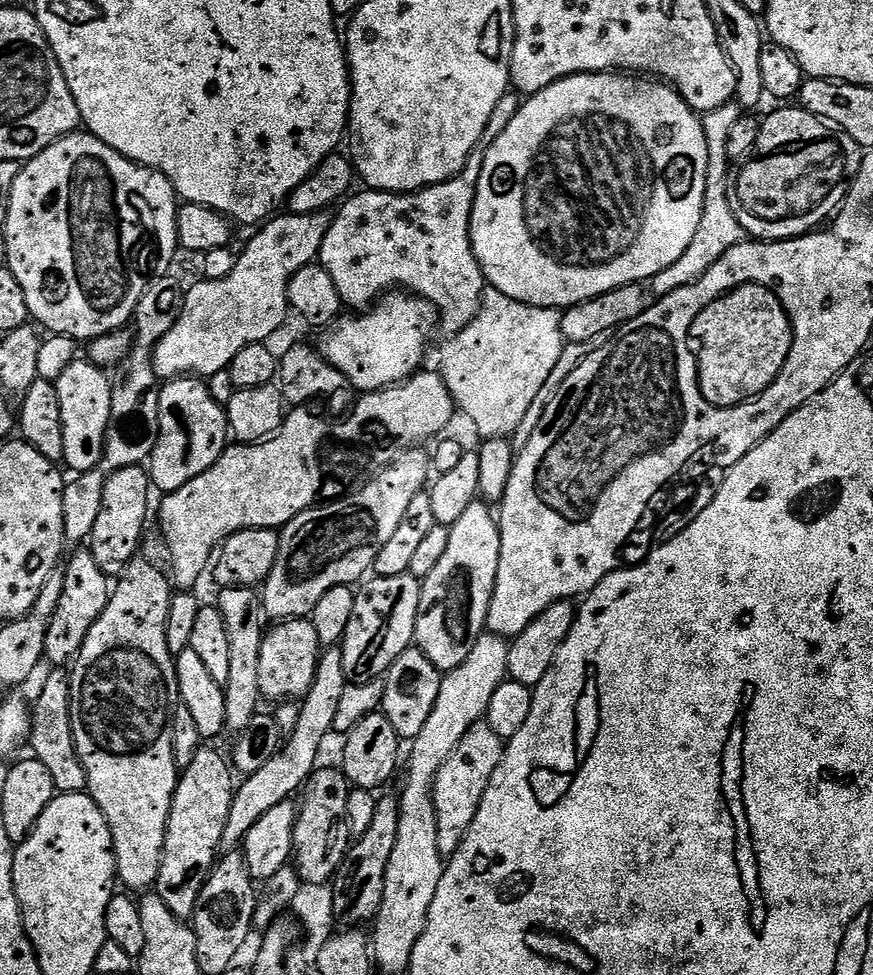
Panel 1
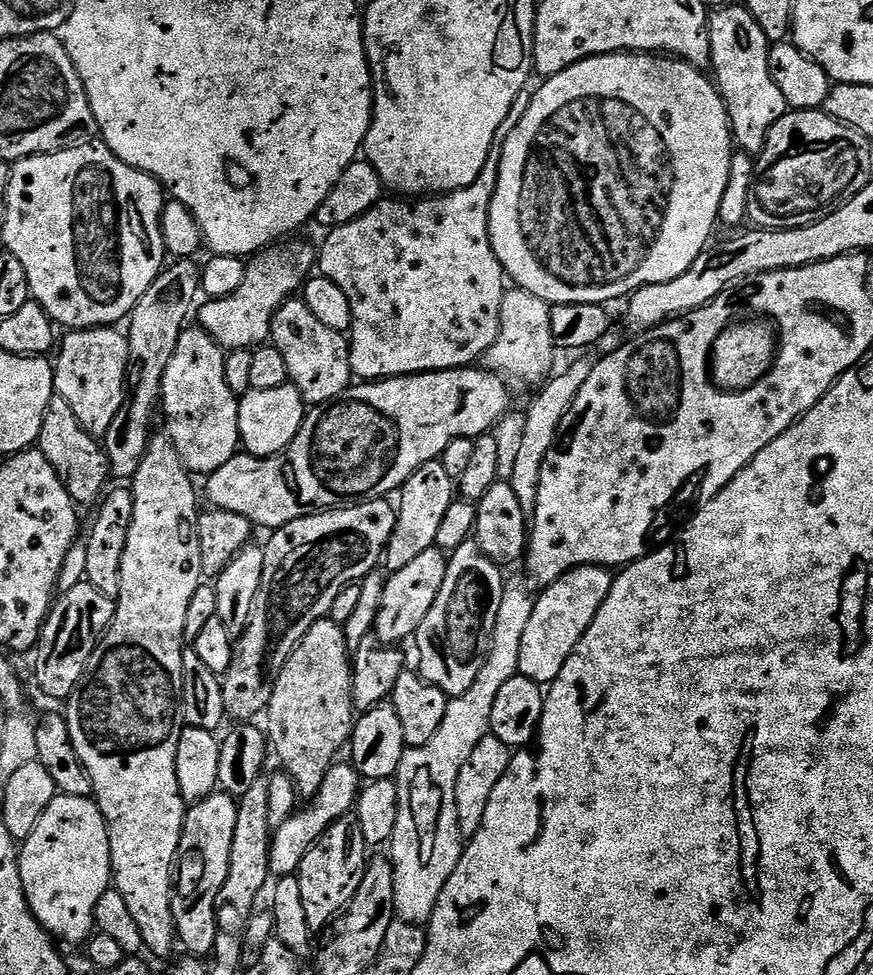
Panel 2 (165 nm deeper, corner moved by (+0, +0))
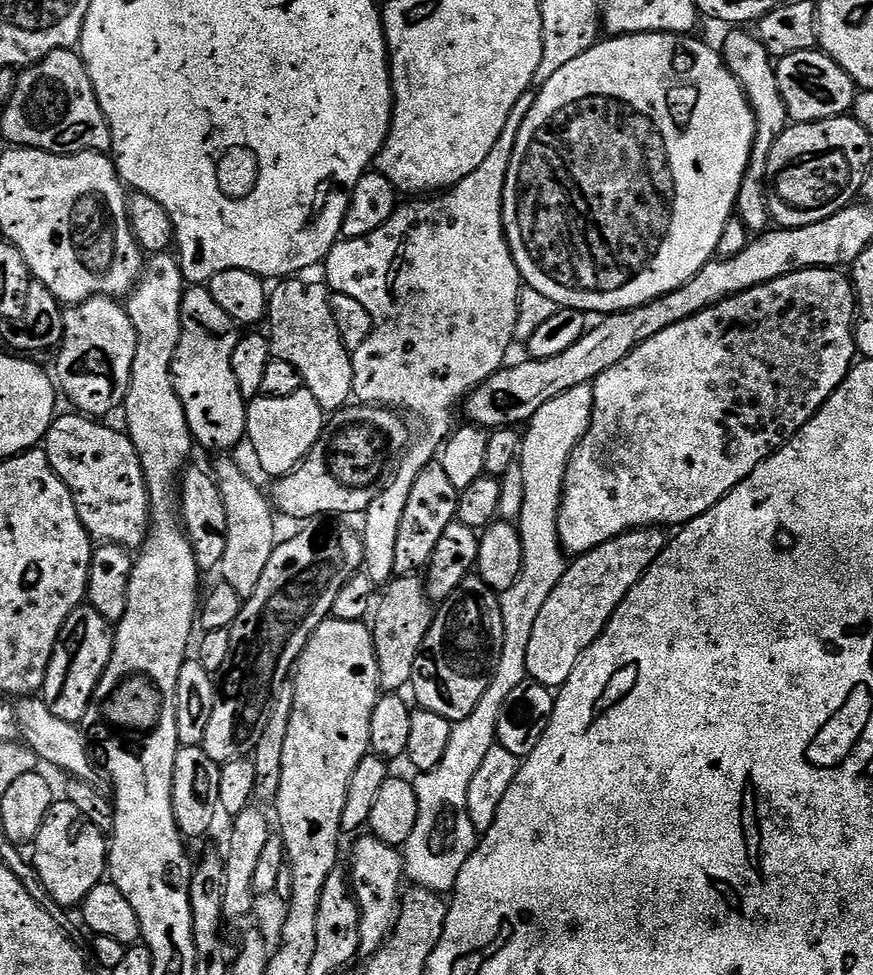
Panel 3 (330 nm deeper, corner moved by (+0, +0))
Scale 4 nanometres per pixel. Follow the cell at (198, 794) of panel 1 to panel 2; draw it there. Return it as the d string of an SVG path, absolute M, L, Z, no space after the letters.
M217 790L191 805L184 814L184 829L180 835L180 845L176 851L174 865L174 887L172 889L172 913L176 923L176 938L179 947L185 948L187 955L192 958L211 957L216 945L216 912L220 891L226 882L226 874L230 866L230 846L234 842L234 822L236 821L237 797L229 792Z

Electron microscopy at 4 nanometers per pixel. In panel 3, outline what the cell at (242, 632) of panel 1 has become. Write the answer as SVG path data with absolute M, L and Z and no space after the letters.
M231 455L221 456L224 457L216 464L214 479L222 494L222 506L226 506L226 554L222 554L218 572L224 575L221 576L223 583L234 586L239 596L247 598L258 590L258 581L266 571L266 562L270 562L270 554L274 554L276 549L277 513L266 492L228 457Z

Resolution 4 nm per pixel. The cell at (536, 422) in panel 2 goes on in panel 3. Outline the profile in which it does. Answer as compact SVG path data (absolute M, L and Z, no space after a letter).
M592 384L574 386L574 390L558 394L558 398L550 398L550 402L546 402L523 429L518 457L524 484L522 514L518 521L522 542L522 570L514 586L510 586L510 590L500 596L504 627L502 654L492 671L492 681L486 686L486 694L482 694L478 706L474 706L470 715L453 723L450 743L446 745L446 754L442 754L442 762L438 762L434 770L419 773L414 780L418 822L414 822L410 838L402 845L402 855L405 877L409 881L412 879L411 883L417 888L428 888L431 892L441 894L451 893L458 882L462 866L466 866L478 843L478 833L470 822L466 806L466 794L470 790L474 773L486 759L486 753L497 743L498 710L502 710L502 702L506 702L510 690L514 690L514 686L521 684L528 676L526 649L530 646L534 622L546 598L550 598L554 586L562 582L566 553L558 538L558 510L564 493L570 454L590 426L593 406Z

